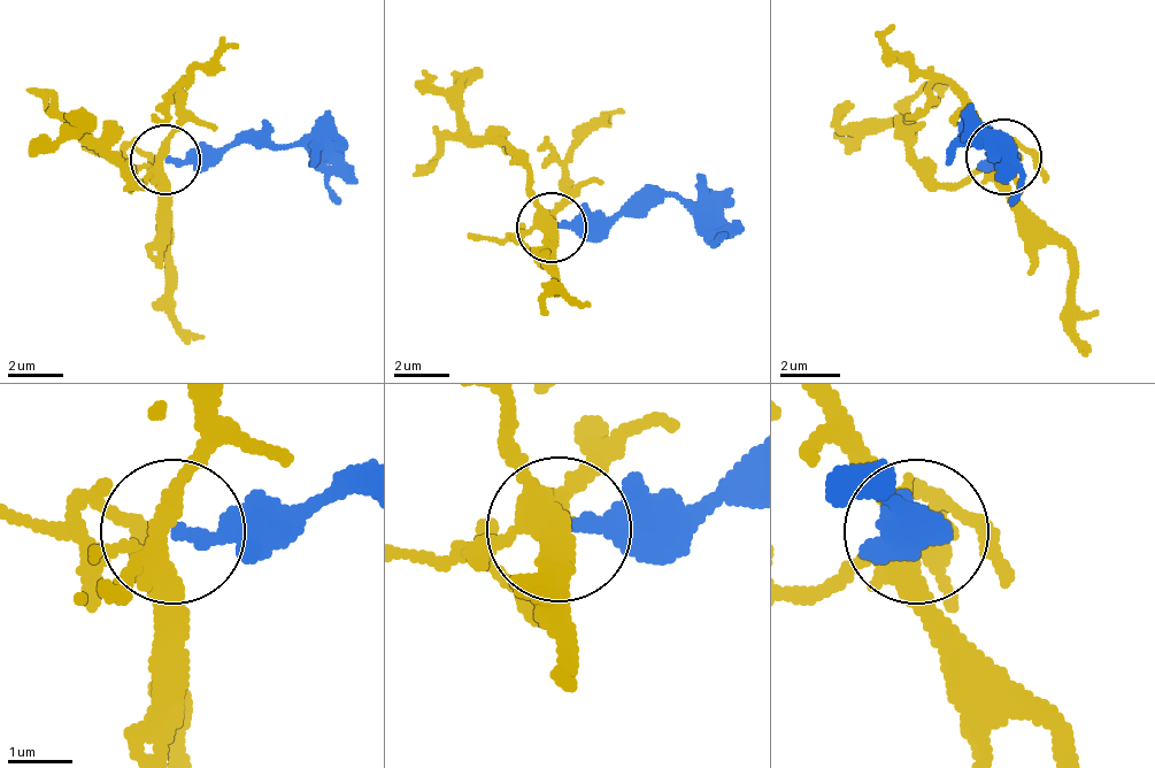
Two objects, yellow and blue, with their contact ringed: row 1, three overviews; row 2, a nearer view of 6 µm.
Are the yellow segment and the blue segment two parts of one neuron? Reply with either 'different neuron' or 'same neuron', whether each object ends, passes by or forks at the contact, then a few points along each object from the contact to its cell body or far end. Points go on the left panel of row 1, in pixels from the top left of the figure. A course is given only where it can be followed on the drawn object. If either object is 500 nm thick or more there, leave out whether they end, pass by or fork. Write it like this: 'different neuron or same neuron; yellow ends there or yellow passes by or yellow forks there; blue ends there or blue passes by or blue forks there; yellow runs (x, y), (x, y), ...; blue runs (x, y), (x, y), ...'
different neuron; yellow forks there; blue ends there; yellow runs (160, 161), (139, 182), (76, 132), (62, 132), (28, 154); blue runs (167, 161), (216, 161), (244, 140), (292, 147), (328, 182), (341, 202)

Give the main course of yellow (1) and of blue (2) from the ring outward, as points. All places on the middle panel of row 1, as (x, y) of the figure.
1: (546, 225), (525, 169), (498, 141), (462, 135), (448, 100), (414, 78)
2: (553, 225), (602, 225), (630, 205), (678, 198), (714, 239), (728, 232)

